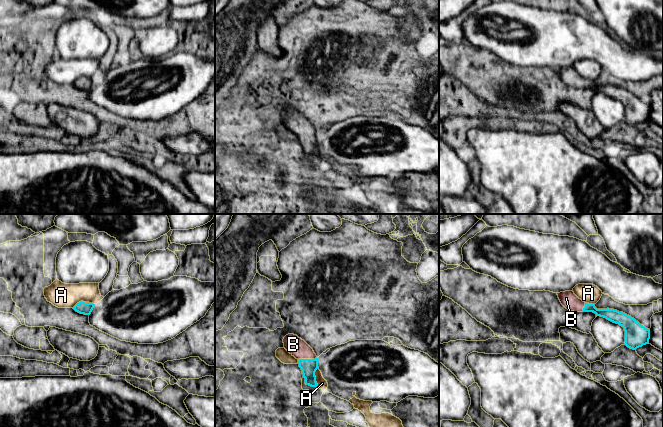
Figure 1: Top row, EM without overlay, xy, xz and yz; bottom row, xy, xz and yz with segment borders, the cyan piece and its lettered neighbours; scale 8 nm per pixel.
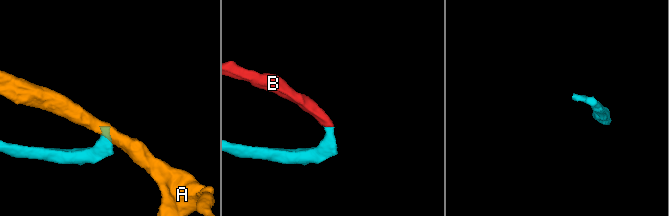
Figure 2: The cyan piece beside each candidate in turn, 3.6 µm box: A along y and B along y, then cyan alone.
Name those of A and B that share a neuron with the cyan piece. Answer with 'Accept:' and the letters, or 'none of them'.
Accept: B

